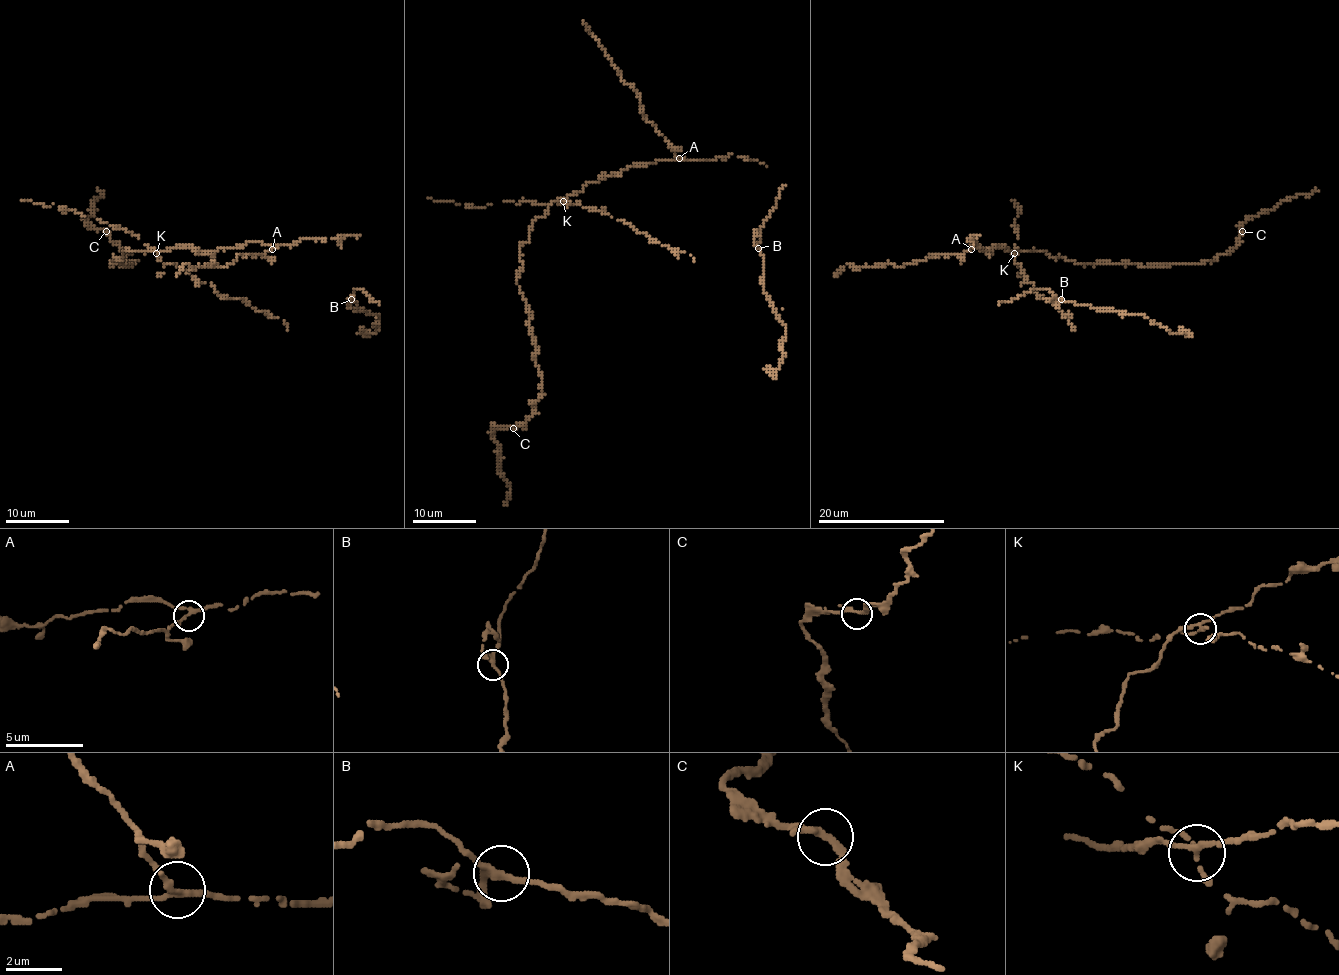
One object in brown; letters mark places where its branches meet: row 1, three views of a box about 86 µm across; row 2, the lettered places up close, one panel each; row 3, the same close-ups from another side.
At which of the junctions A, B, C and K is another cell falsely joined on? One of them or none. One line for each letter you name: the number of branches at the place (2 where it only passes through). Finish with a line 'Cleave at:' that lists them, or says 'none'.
K: Branches: 3
Cleave at: K

